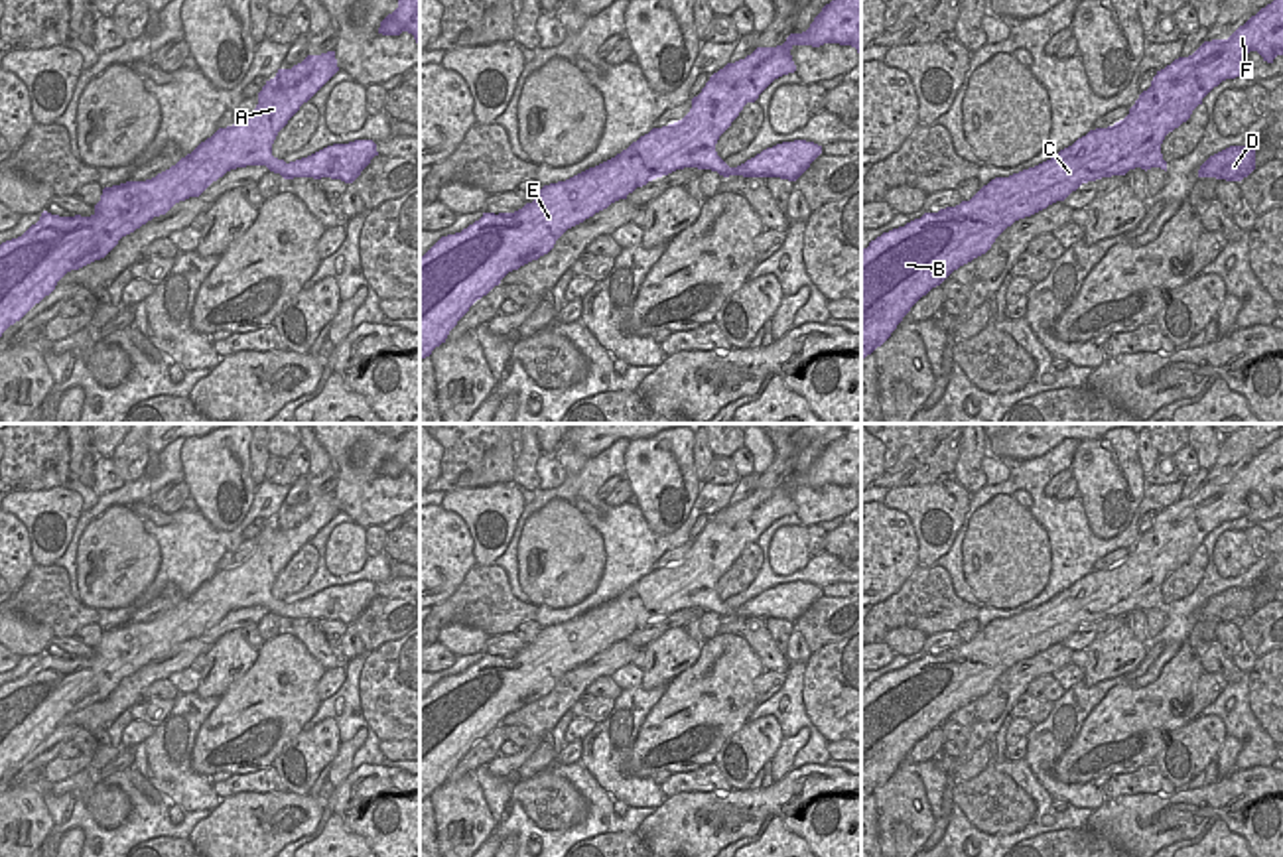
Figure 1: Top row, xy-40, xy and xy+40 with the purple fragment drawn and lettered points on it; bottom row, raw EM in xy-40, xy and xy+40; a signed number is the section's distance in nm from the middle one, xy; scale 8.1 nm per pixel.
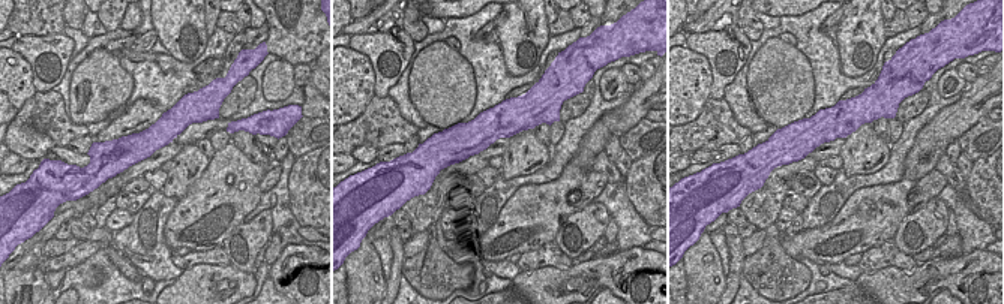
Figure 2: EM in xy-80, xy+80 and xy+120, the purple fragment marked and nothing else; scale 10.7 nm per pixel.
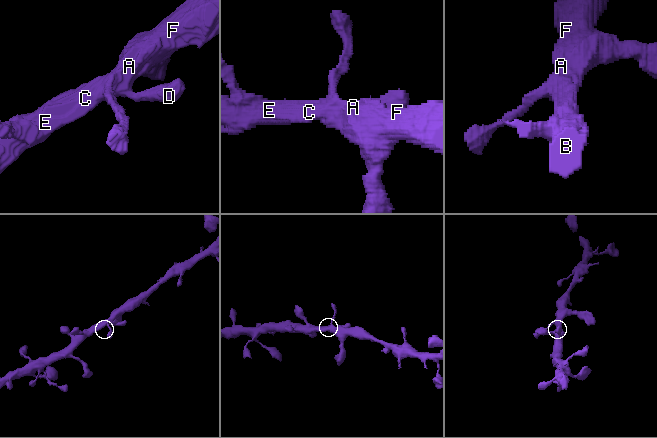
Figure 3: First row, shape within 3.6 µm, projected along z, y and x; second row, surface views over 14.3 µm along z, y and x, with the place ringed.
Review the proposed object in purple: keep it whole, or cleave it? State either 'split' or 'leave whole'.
leave whole

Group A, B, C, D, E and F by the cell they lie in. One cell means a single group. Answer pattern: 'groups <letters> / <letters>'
groups A B C D E F

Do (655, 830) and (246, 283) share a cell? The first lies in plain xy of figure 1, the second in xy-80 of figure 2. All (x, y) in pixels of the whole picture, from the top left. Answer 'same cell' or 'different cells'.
same cell

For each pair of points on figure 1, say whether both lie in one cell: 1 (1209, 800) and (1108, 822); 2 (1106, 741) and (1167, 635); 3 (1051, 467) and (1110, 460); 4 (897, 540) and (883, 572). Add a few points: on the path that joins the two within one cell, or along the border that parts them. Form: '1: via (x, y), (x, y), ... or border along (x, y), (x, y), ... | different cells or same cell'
1: via (1183, 814), (1159, 820), (1153, 826), (1134, 822) | same cell
2: border along (1173, 657), (1153, 680), (1114, 684), (1096, 706) | different cells
3: border along (1079, 444), (1069, 467) | different cells
4: via (889, 548), (887, 564) | same cell

